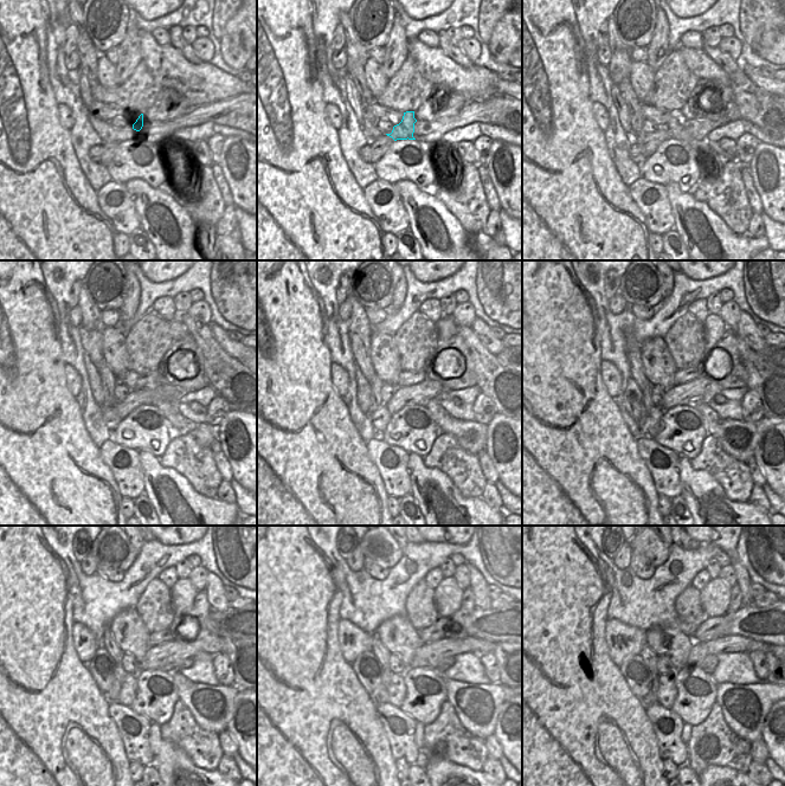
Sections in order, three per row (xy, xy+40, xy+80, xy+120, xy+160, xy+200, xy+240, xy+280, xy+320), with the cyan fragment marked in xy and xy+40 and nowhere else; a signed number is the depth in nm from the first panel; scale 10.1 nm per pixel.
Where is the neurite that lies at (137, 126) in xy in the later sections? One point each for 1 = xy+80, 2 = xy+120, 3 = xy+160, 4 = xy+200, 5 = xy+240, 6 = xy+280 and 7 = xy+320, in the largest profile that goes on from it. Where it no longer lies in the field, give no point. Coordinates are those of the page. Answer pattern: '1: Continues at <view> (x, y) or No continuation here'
1: Continues at xy+80 (709, 159)
2: Continues at xy+120 (205, 433)
3: Continues at xy+160 (470, 435)
4: Continues at xy+200 (738, 438)
5: Continues at xy+240 (212, 706)
6: Continues at xy+280 (477, 706)
7: Continues at xy+320 (745, 707).

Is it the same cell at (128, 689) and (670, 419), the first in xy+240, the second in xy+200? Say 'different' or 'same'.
different

